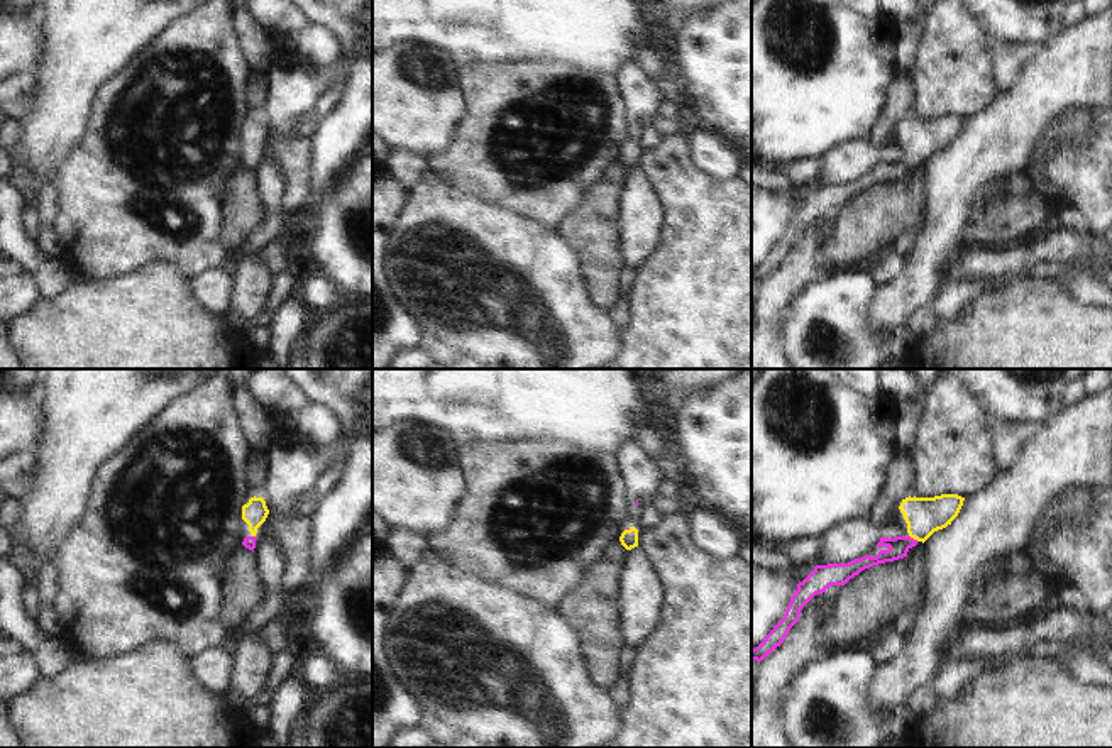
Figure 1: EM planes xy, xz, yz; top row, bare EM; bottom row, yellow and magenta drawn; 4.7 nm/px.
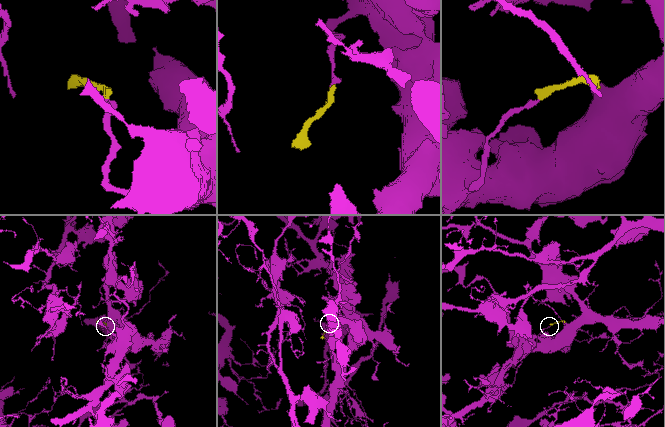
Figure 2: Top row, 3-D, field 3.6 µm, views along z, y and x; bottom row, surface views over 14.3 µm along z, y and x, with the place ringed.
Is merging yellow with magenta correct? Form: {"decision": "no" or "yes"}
{"decision": "yes"}

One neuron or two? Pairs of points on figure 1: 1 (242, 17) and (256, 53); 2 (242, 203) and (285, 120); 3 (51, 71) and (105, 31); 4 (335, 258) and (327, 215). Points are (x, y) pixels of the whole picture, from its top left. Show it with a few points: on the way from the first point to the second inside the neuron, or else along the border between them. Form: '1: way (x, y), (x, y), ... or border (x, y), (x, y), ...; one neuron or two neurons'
1: way (244, 26), (254, 44); one neuron
2: border (253, 173), (263, 217); two neurons
3: way (65, 68), (92, 41); one neuron
4: way (335, 247), (335, 225); one neuron

